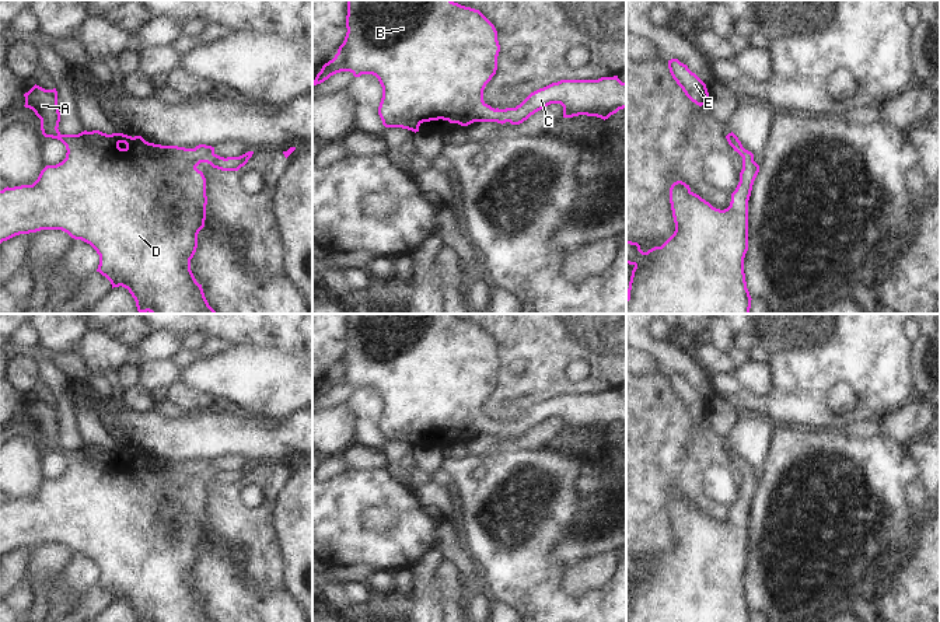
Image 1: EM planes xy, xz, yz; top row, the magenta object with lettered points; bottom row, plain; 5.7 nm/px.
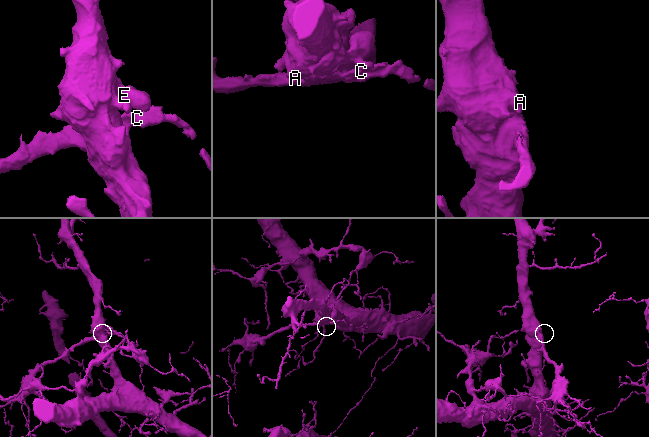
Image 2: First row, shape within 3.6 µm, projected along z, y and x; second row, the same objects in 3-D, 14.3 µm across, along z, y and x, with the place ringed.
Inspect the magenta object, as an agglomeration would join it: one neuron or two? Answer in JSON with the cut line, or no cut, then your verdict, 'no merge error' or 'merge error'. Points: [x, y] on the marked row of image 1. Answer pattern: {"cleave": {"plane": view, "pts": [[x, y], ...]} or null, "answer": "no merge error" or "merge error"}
{"cleave": null, "answer": "no merge error"}

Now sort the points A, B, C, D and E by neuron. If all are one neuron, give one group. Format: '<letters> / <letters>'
A B C D E

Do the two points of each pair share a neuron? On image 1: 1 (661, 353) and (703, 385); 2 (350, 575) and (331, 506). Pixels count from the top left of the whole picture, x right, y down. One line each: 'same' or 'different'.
1: same
2: different

